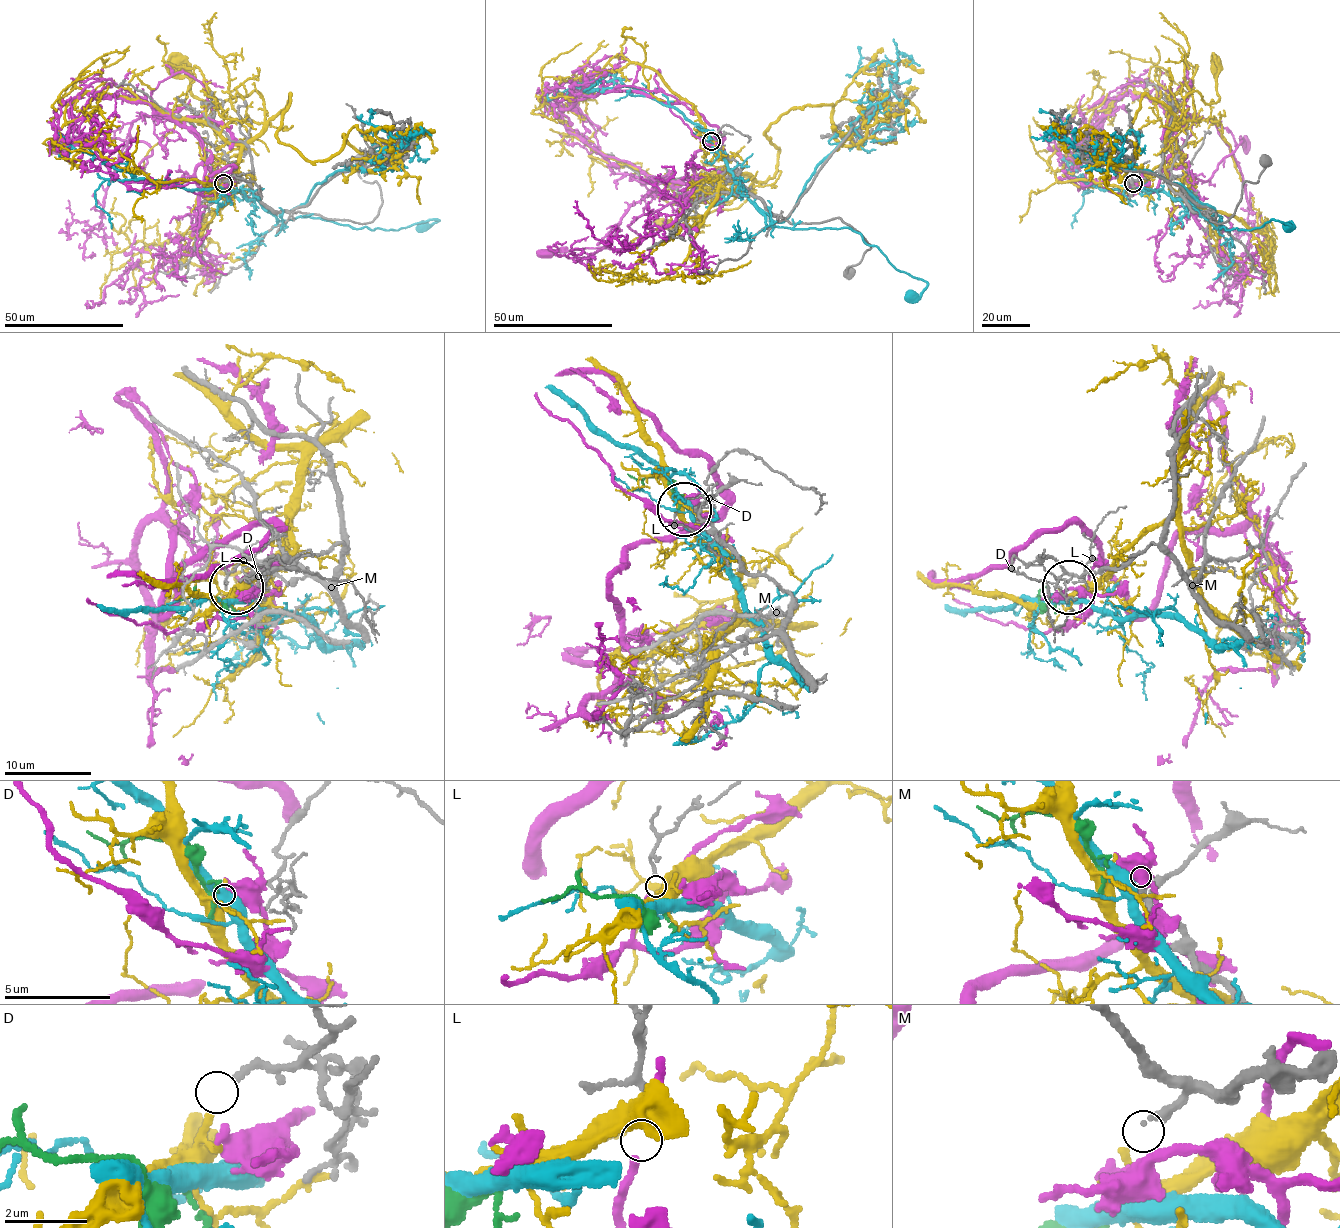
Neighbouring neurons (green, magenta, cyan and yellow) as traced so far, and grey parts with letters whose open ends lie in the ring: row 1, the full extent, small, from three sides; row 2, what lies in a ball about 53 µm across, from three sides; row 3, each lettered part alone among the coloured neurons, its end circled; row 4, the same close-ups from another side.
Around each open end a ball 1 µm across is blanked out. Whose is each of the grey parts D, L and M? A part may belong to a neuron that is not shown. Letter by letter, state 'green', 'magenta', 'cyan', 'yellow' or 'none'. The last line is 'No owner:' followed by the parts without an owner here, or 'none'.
D: yellow
L: none
M: none
No owner: L, M

